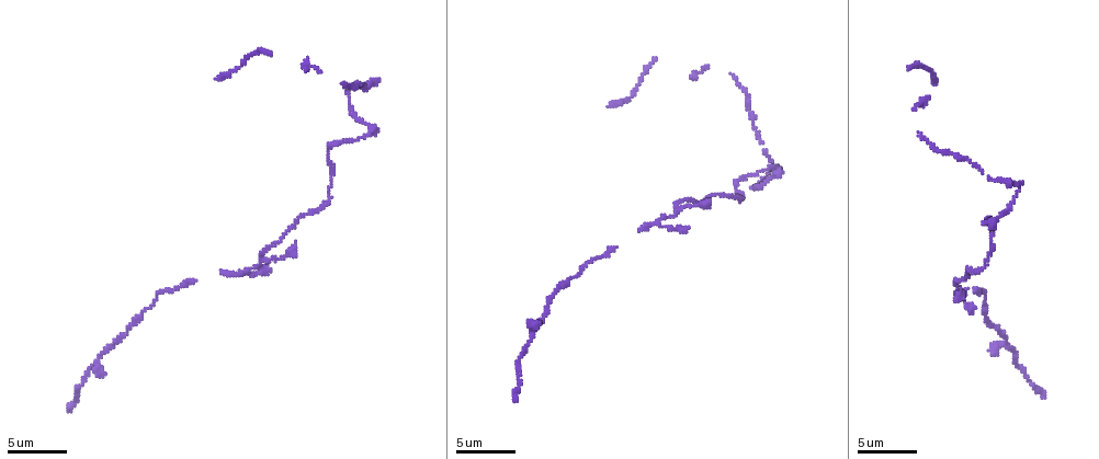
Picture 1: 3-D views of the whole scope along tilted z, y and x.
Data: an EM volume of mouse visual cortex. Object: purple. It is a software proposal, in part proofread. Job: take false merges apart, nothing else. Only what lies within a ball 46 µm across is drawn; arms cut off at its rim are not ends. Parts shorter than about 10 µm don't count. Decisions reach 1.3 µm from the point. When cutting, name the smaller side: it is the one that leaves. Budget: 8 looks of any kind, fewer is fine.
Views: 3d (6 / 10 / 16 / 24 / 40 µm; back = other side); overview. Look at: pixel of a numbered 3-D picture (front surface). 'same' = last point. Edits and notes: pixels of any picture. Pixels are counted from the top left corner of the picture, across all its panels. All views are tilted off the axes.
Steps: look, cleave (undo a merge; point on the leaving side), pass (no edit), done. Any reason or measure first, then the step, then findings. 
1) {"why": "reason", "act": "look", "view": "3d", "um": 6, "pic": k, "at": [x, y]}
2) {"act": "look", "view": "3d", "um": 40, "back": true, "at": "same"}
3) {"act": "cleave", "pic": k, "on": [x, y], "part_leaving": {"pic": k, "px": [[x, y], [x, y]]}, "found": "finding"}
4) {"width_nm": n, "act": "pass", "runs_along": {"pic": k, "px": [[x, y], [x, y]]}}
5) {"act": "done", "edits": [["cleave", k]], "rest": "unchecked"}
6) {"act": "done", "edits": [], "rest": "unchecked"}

{"act": "look", "view": "3d", "um": 6, "pic": 1, "at": [1005, 339]}

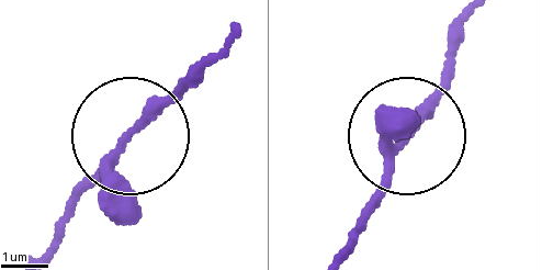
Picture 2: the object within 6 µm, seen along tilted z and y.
{"act": "look", "view": "3d", "um": 6, "back": true, "pic": 2, "at": [131, 136]}

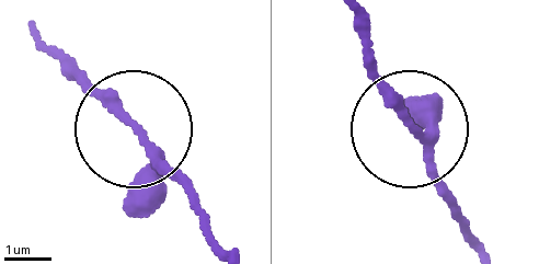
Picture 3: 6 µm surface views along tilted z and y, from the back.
{"act": "pass", "found": "one neuron here"}

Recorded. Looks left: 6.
{"why": "calibre changes", "act": "look", "view": "3d", "um": 10, "pic": 1, "at": [985, 291]}

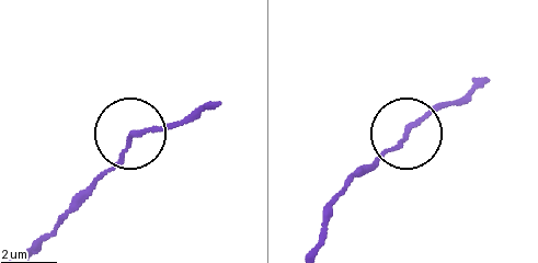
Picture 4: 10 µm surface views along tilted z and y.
{"act": "pass", "found": "continuous, no second neuron"}

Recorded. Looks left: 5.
{"why": "sudden change in width", "act": "look", "view": "3d", "um": 6, "pic": 1, "at": [266, 249]}

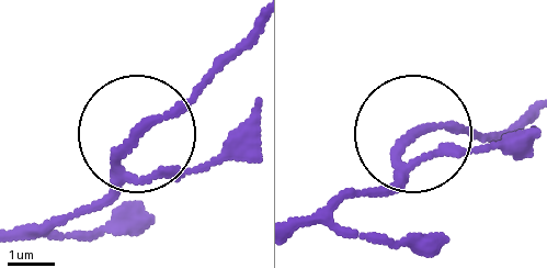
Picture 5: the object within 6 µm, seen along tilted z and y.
{"act": "pass", "runs_along": {"pic": 5, "px": [[523, 118], [492, 131], [426, 125], [382, 192]]}, "found": "continuous, no second neuron"}

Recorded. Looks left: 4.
{"why": "calibre changes", "act": "look", "view": "3d", "um": 10, "pic": 1, "at": [984, 268]}

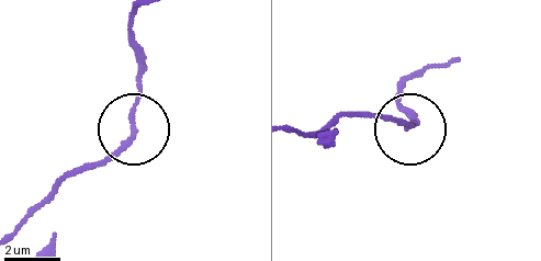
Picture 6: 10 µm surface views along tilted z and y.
{"act": "look", "view": "3d", "um": 6, "pic": 6, "at": [130, 131]}

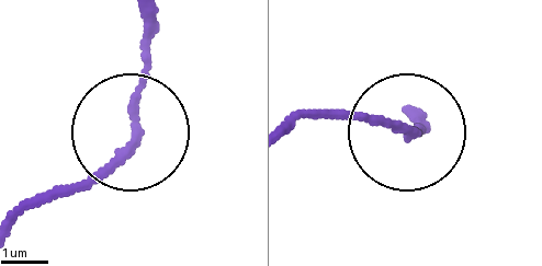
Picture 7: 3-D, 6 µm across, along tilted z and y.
{"act": "pass", "runs_along": {"pic": 7, "px": [[144, 67], [125, 141], [38, 205]]}, "found": "one neuron here"}

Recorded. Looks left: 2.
{"act": "done", "edits": [], "rest": "unchecked"}

